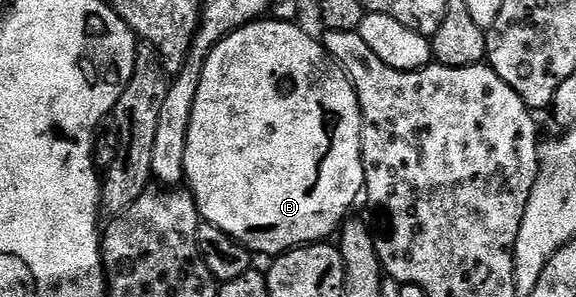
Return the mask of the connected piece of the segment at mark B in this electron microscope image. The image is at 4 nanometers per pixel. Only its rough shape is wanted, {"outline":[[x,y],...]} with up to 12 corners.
{"outline":[[293,20],[209,52],[187,132],[202,219],[254,255],[365,190],[349,75]]}

